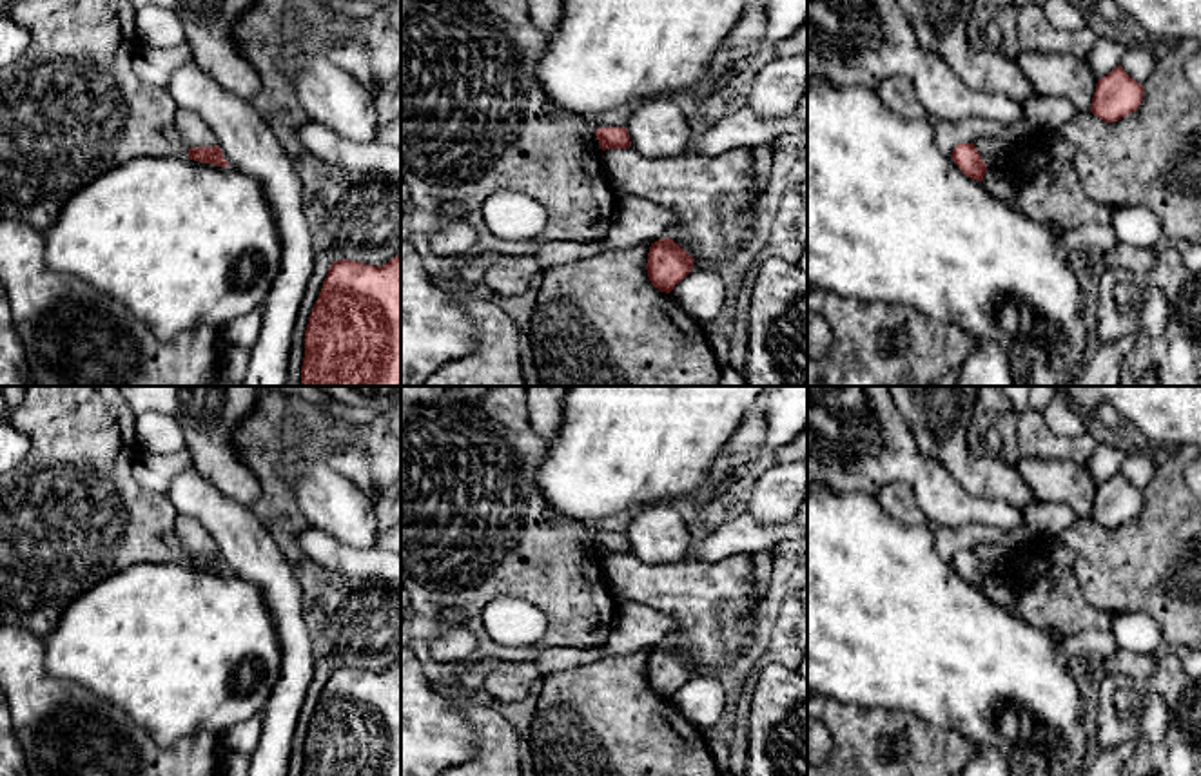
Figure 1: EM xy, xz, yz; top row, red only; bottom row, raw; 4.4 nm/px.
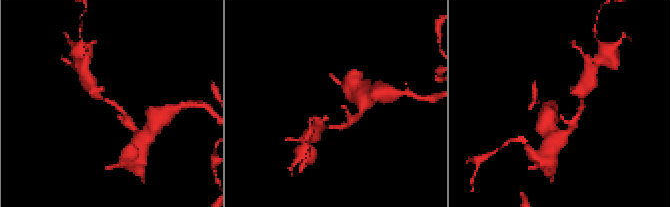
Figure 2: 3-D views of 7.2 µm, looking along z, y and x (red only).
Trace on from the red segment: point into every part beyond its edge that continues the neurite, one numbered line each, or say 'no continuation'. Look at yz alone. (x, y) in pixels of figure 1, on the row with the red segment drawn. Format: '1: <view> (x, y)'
no continuation

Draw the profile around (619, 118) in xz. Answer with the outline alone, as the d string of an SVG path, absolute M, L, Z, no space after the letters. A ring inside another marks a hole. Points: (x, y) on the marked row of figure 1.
M633 102L628 109L619 112L595 114L586 118L595 129L600 127L626 127L630 114L640 105L640 102Z

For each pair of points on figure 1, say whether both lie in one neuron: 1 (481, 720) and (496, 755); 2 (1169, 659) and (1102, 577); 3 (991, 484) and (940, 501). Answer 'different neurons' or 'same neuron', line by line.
1: same neuron
2: different neurons
3: different neurons

